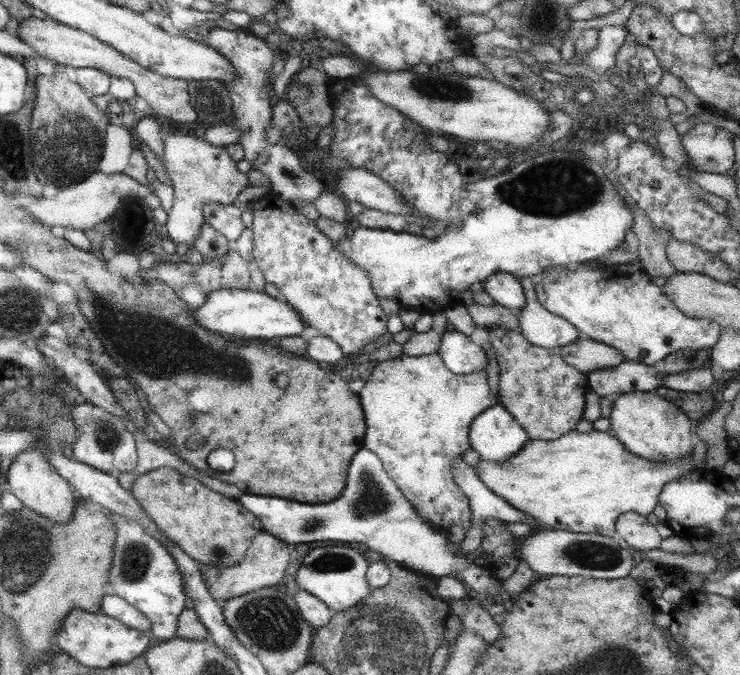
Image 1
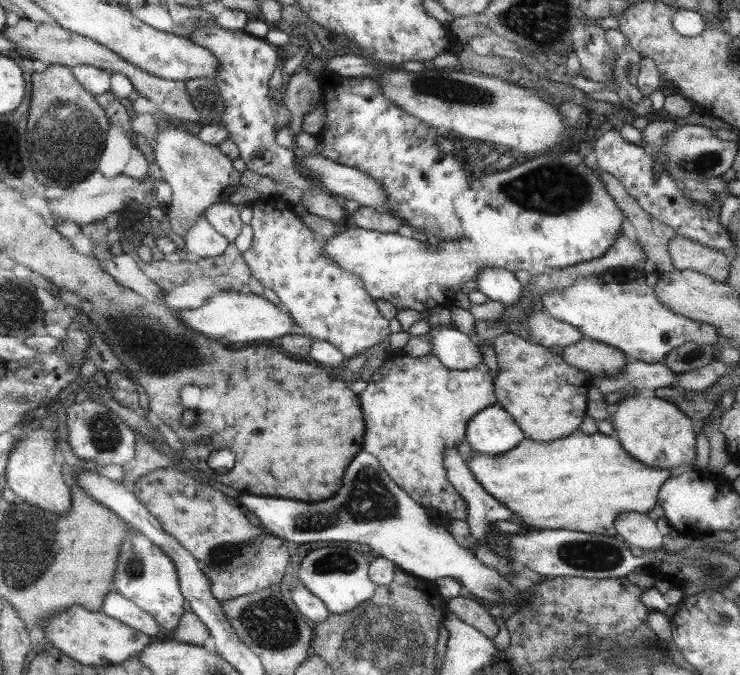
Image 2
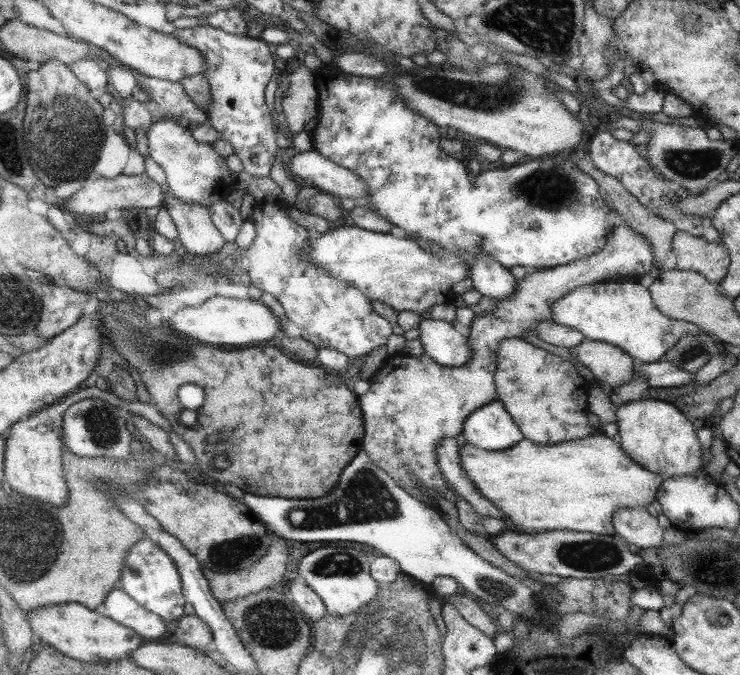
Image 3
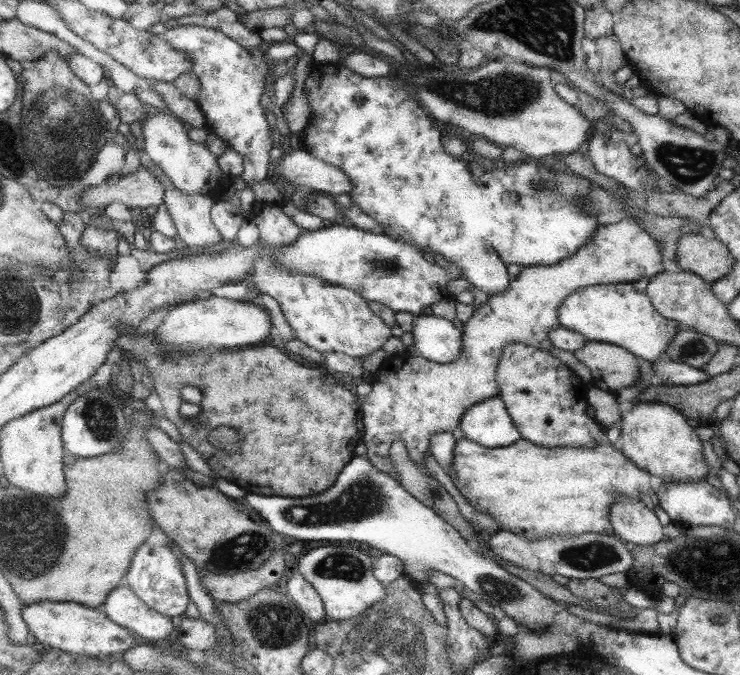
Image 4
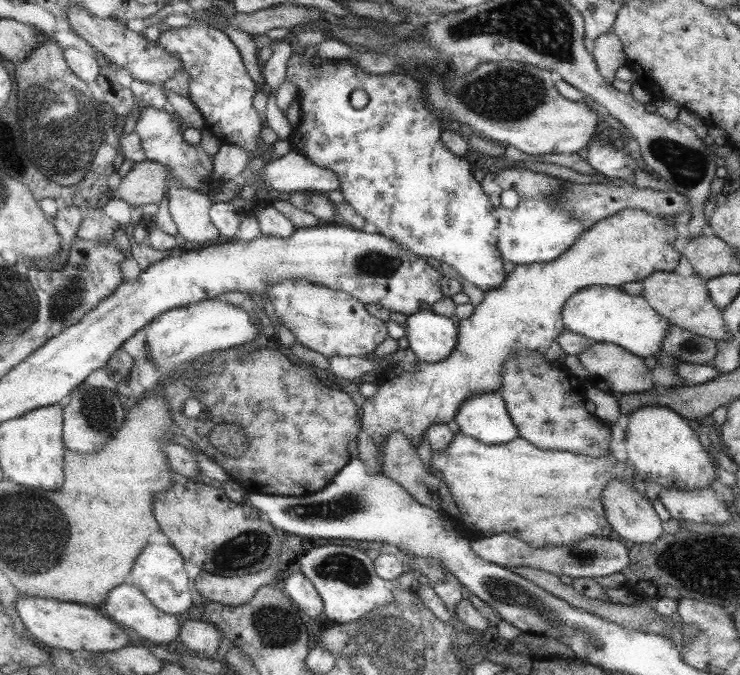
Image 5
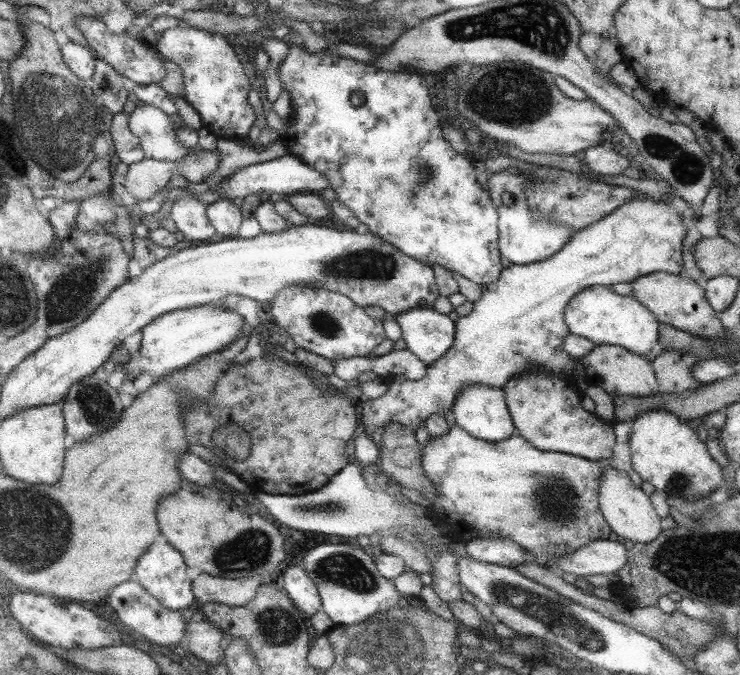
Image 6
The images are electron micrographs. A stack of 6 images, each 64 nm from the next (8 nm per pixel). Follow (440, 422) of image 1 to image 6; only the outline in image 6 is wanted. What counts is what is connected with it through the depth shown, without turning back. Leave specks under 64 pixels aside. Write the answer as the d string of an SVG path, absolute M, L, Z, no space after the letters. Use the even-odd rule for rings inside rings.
M635 196L611 214L593 225L573 233L569 241L557 253L545 260L518 265L512 263L503 267L503 272L495 282L483 286L482 295L472 302L469 314L455 320L455 340L449 350L426 368L423 378L407 380L404 376L392 375L388 389L380 397L367 399L361 406L359 420L364 433L374 438L390 424L398 424L415 433L421 422L430 414L440 414L450 410L454 396L463 385L483 383L495 388L503 388L510 378L520 376L519 372L551 372L572 376L573 364L578 361L564 350L564 338L570 334L565 323L566 305L574 296L594 285L609 287L617 283L631 283L635 278L652 273L679 275L681 270L681 240L685 238L685 228L681 216L675 208L655 202L651 198Z

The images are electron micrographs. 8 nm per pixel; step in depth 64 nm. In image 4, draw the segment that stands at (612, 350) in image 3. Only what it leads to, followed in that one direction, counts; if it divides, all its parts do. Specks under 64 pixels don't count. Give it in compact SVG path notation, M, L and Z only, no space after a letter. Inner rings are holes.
M588 341L572 354L608 392L633 388L639 382L640 361L620 346Z

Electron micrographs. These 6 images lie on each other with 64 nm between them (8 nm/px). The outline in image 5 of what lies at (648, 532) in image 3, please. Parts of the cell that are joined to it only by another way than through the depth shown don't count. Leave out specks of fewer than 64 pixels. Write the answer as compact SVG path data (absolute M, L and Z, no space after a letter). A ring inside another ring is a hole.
M617 479L607 481L605 489L602 490L601 503L605 508L605 518L609 526L621 541L630 540L635 544L651 544L661 536L662 521L657 517L649 499L635 491L631 485Z

